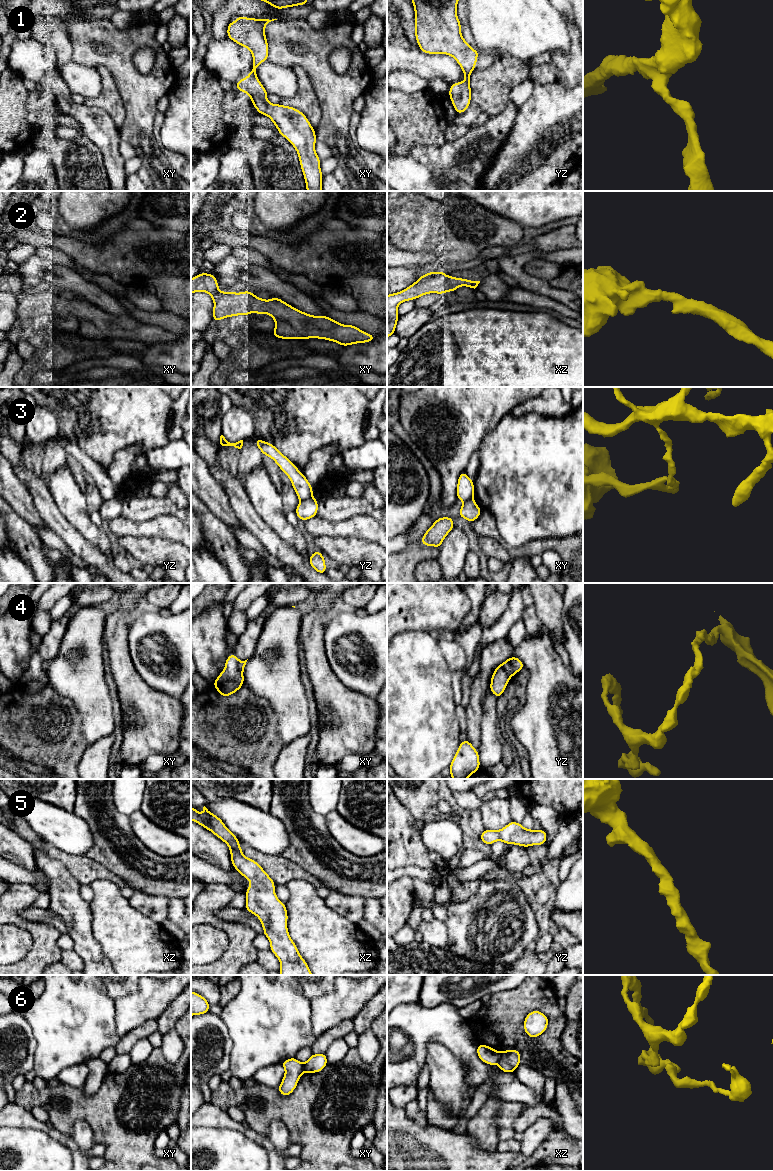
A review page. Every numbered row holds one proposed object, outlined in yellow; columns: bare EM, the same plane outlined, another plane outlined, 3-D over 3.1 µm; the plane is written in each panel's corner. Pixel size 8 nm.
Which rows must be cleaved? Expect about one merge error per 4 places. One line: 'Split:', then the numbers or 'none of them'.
Split: 3, 4, 6

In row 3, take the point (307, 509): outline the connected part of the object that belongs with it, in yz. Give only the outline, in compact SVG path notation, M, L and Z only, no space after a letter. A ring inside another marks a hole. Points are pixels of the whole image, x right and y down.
M310 497L304 501L301 501L300 504L295 509L297 518L299 520L308 520L317 516L318 512L318 501L314 497Z

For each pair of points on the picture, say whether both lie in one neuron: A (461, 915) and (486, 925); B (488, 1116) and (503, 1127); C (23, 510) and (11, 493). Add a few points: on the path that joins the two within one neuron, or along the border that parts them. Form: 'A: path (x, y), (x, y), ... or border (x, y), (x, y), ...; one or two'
A: path (467, 921), (472, 925), (480, 925); one
B: border (502, 1102), (496, 1116), (499, 1140); two
C: path (23, 506), (15, 497); one

